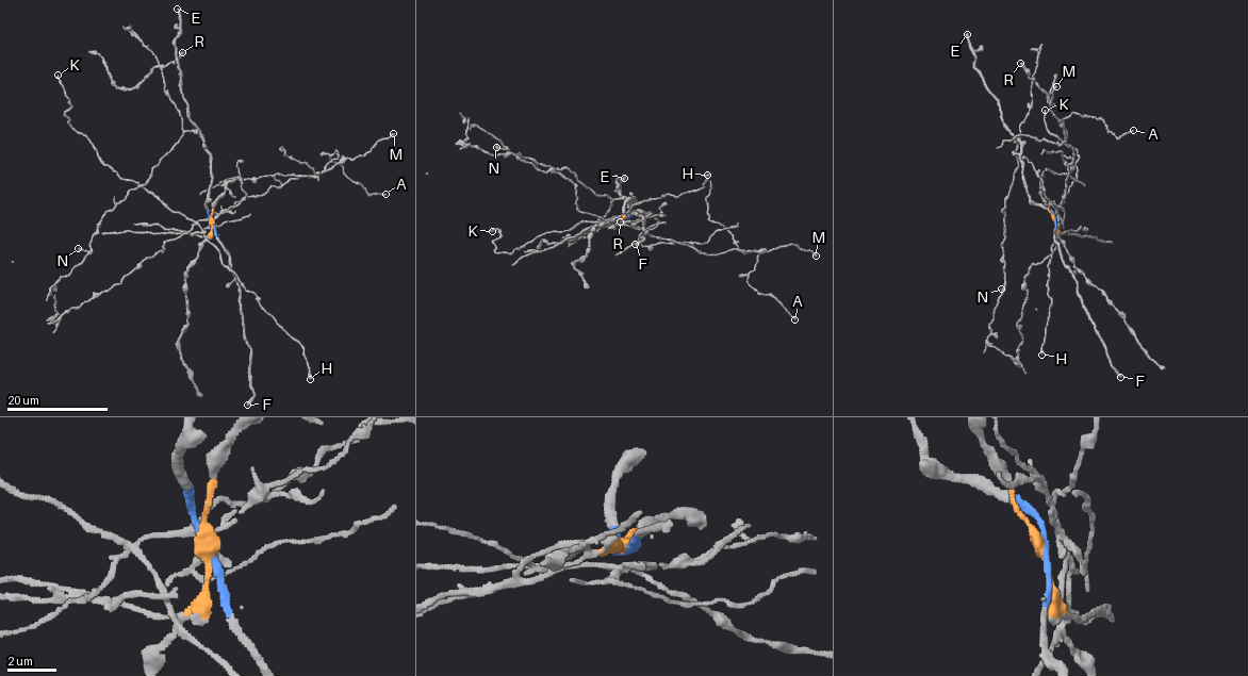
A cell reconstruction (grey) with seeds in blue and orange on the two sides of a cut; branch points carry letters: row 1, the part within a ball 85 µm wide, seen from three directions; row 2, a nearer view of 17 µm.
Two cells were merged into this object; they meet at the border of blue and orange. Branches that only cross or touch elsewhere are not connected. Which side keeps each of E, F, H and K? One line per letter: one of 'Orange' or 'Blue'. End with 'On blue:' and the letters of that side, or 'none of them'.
E: Blue
F: Blue
H: Orange
K: Orange
On blue: E, F

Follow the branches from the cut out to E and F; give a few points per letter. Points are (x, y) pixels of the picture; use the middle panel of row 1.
E: (626, 217), (625, 201), (635, 197), (636, 201), (630, 203), (616, 191), (618, 176), (623, 178)
F: (626, 217), (634, 212), (645, 221), (642, 227), (647, 231), (636, 244)

